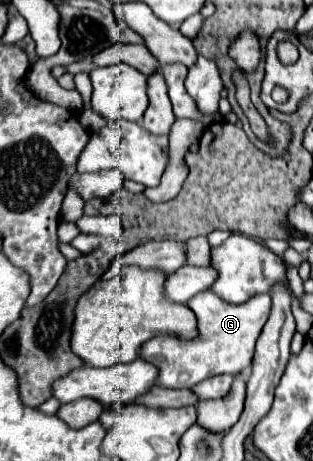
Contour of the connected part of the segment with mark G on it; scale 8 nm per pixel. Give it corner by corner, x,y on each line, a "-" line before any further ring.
205,290
189,300
189,308
195,312
197,322
199,322
201,336
197,340
179,340
173,336
169,336
169,338
157,336
141,346
139,356
159,368
159,378
157,378
159,386
163,386
163,388
193,388
195,384
199,384
205,378
211,378
217,374
241,374
245,368
251,366
255,342
257,342
257,338
269,318
269,312
271,312
271,296
269,294
251,296
251,300
243,302
243,304
227,304
225,300
219,300
219,296
215,296
215,292

